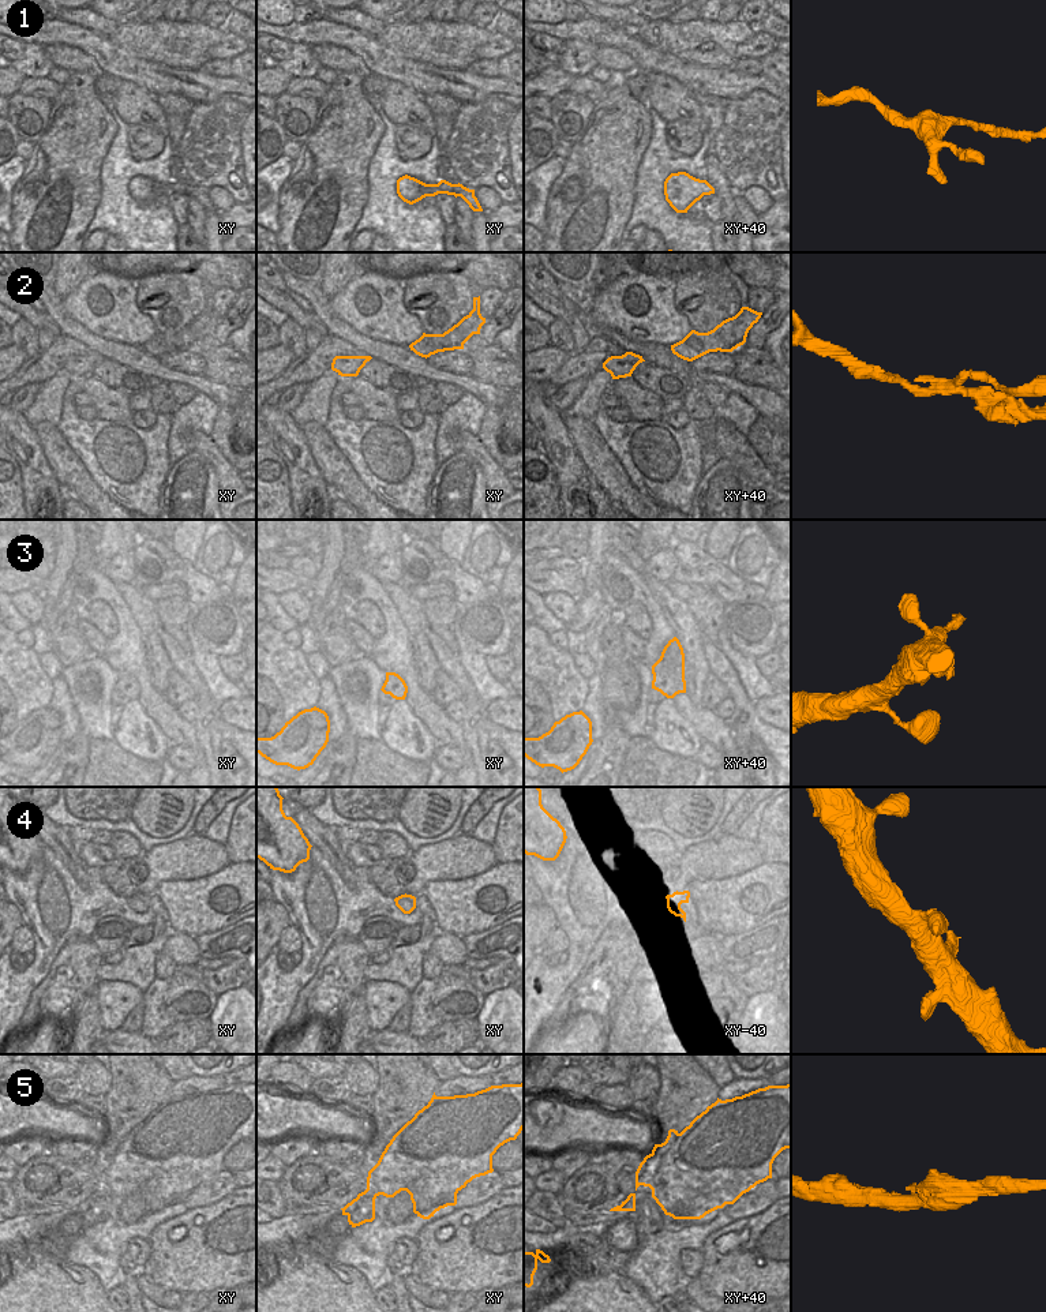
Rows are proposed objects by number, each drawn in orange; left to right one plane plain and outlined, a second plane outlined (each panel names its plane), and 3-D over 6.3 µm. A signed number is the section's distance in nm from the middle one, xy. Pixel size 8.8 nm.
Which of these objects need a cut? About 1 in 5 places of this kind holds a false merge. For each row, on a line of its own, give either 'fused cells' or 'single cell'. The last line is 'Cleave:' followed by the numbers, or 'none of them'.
1: single cell
2: fused cells
3: single cell
4: single cell
5: single cell
Cleave: 2

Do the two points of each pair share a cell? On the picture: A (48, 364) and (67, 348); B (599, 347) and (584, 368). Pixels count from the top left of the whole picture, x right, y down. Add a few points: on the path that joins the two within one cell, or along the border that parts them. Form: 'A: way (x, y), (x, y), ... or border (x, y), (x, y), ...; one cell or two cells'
A: way (52, 360), (63, 349); one cell
B: way (596, 352), (585, 363); one cell

